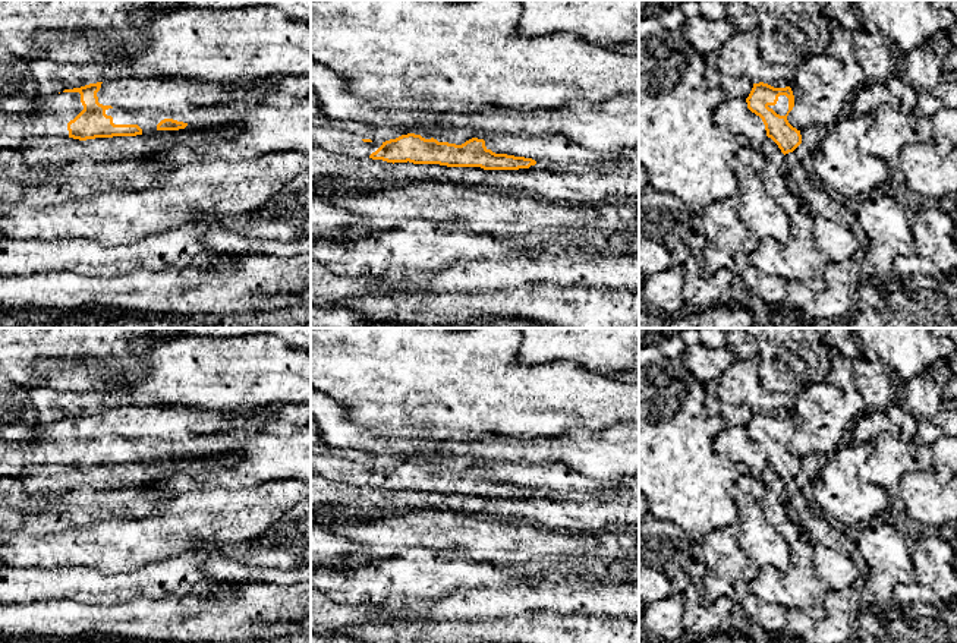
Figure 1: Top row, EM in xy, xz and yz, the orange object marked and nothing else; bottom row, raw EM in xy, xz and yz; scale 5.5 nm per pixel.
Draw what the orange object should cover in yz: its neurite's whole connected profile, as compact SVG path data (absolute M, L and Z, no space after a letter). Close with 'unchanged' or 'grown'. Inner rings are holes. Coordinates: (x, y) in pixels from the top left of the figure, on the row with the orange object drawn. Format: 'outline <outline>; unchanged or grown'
outline M753 83L746 98L747 108L759 116L771 138L786 155L802 144L800 130L793 127L787 116L794 107L794 95L790 86L774 88L768 83Z; grown

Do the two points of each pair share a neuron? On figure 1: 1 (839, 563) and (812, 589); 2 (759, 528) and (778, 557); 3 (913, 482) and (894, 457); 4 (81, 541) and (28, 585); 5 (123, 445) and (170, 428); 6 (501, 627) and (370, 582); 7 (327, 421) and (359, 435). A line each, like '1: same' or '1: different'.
1: different
2: same
3: different
4: different
5: same
6: different
7: same

